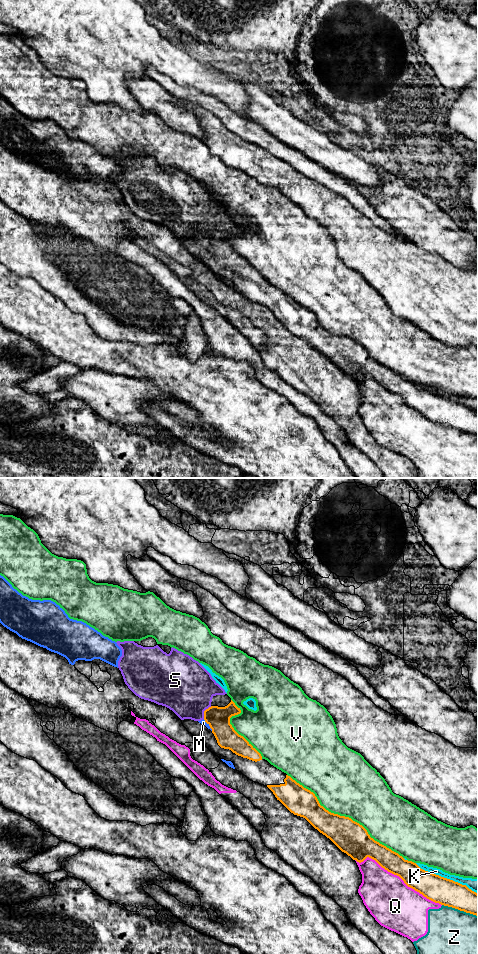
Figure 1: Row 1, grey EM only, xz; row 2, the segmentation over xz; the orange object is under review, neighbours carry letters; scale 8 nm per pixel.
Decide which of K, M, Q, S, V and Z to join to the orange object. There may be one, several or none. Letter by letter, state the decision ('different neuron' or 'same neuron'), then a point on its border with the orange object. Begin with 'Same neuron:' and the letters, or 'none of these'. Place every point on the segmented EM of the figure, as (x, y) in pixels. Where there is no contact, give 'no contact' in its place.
Same neuron: S
K: different neuron; contact xz (446, 878)
M: different neuron; contact xz (209, 725)
Q: different neuron; contact xz (398, 875)
S: same neuron; contact xz (204, 711)
V: different neuron; contact xz (344, 816)
Z: different neuron; contact xz (460, 910)

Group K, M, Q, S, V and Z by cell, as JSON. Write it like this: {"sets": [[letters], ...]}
{"sets": [["K"], ["M"], ["Q", "Z"], ["S"], ["V"]]}

